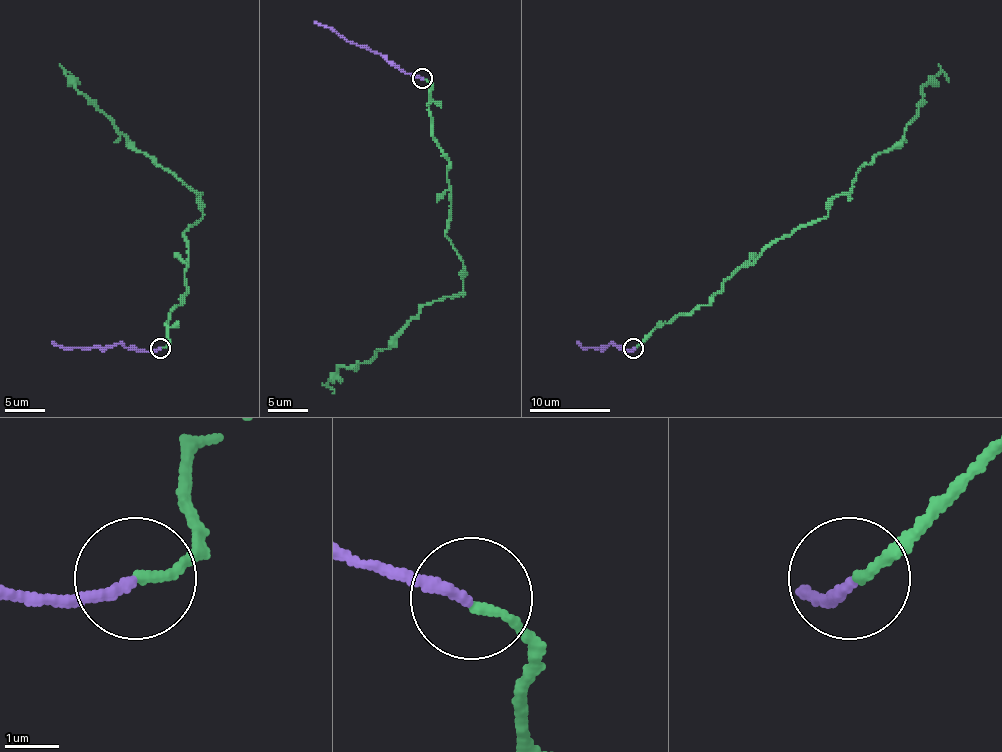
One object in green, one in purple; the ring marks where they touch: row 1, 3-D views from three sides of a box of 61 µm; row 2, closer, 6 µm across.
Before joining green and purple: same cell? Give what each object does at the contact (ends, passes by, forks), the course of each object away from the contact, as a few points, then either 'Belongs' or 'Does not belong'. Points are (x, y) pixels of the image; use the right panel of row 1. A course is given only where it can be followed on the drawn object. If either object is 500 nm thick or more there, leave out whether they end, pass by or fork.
At the ring green ends. At the ring purple ends. Course of green: (635, 347), (707, 305), (772, 243), (826, 217), (858, 170), (904, 136), (922, 88), (942, 72), (948, 82). Course of purple: (633, 347), (627, 351), (611, 343), (583, 347), (576, 341). Does not belong

